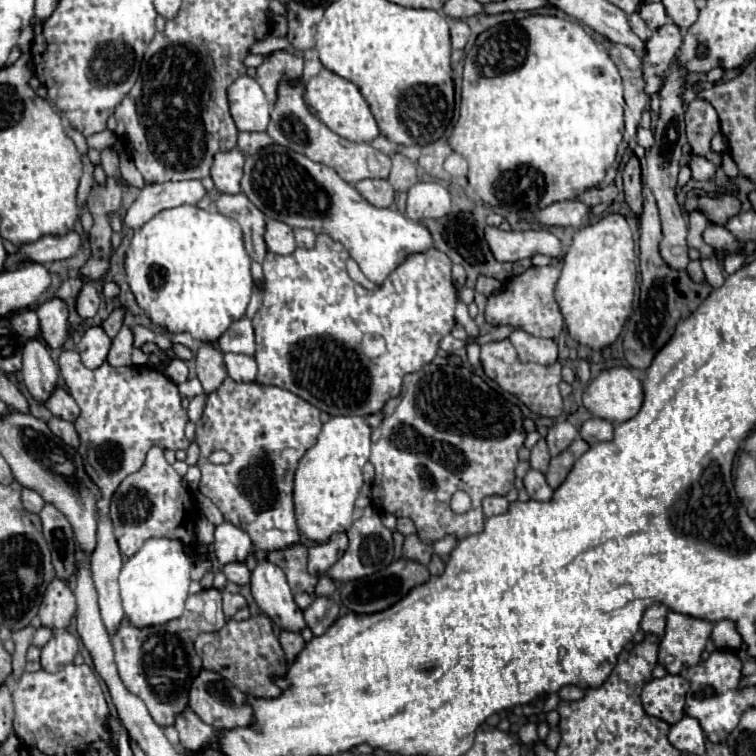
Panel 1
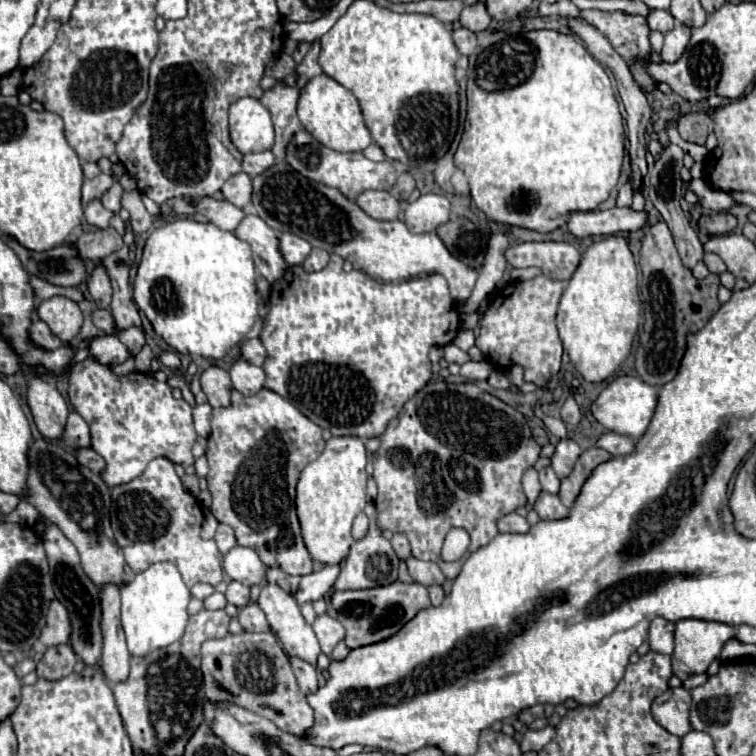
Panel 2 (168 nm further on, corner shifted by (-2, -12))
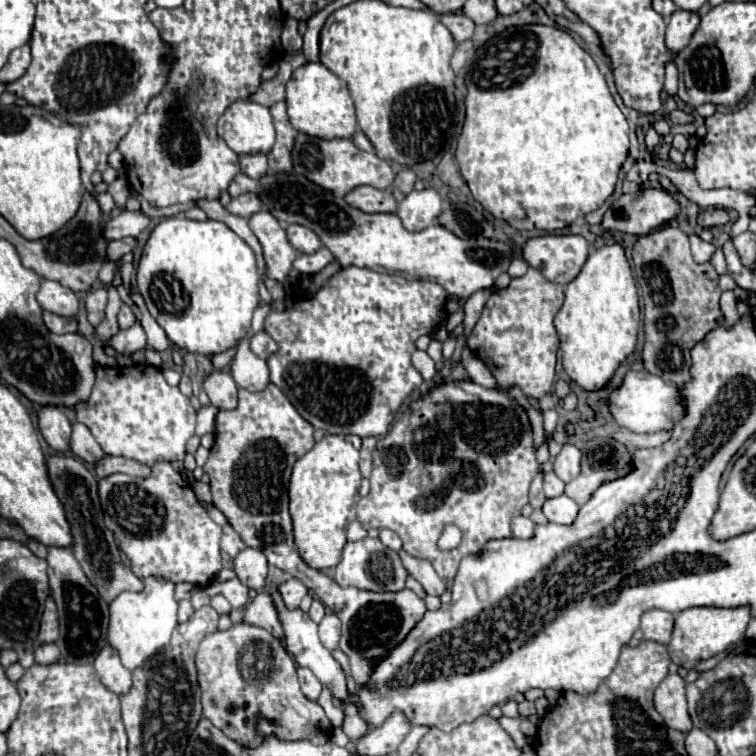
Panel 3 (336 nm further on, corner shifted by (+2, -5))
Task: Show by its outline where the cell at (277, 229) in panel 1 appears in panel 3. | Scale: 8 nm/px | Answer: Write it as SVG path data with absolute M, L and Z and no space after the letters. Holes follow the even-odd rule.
M288 225L286 233L288 233L288 239L292 241L292 245L296 245L296 249L300 253L314 253L322 247L320 237L304 225Z

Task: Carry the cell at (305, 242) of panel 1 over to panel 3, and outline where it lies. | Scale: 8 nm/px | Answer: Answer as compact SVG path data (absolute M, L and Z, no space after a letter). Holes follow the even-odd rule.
M322 247L322 249L318 249L316 253L312 253L312 255L300 255L298 259L296 259L296 265L294 265L294 269L300 273L300 275L314 275L314 273L318 273L318 271L322 271L328 263L332 263L334 261L334 255L326 249L326 247Z

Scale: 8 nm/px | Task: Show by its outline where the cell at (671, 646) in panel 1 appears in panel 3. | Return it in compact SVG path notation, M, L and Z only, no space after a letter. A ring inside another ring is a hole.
M750 605L730 607L730 609L722 609L722 607L692 607L692 609L684 609L676 617L672 641L668 643L670 659L676 665L692 669L698 661L710 659L710 657L726 651L728 647L736 645L738 641L742 641L750 619L752 619Z

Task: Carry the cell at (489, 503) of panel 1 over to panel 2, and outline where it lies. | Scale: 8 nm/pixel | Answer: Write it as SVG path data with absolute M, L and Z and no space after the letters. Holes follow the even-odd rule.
M516 512L506 514L498 520L498 530L500 532L528 532L528 528L530 528L530 524L526 522L526 518L518 516Z

